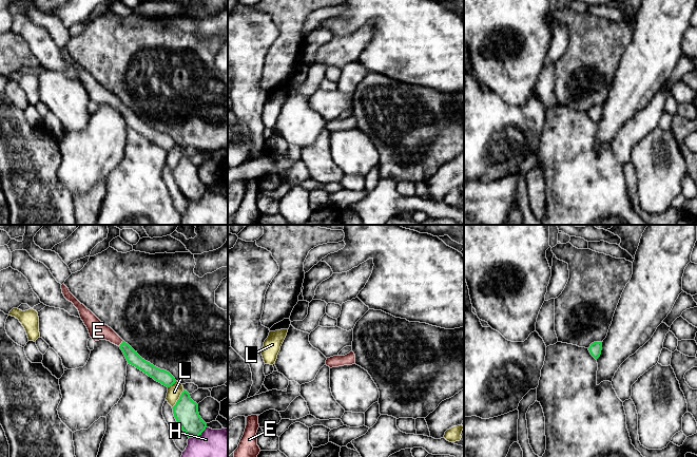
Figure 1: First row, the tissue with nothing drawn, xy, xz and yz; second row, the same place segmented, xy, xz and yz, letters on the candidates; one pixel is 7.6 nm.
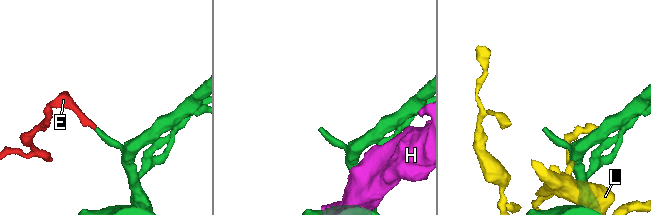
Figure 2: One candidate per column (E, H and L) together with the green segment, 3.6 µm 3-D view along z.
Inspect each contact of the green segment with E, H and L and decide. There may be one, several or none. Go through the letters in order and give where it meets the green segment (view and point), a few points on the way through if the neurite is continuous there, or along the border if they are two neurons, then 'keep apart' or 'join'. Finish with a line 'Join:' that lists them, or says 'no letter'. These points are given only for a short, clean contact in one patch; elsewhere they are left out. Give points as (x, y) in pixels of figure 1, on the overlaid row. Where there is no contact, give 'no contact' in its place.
E: meets green in xy at (121, 343); runs through xy (133, 358), (121, 343), (107, 332), (98, 330); join
H: meets green in xy at (197, 436); keep apart
L: meets green in xy at (178, 399); keep apart
Join: E

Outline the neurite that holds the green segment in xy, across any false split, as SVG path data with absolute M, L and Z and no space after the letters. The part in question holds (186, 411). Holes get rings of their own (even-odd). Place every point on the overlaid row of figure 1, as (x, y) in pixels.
M183 389L172 408L176 421L189 438L197 438L206 430L207 423L199 416L198 404L187 391Z

